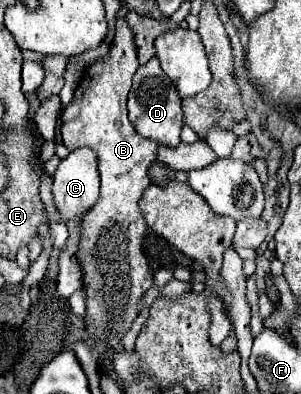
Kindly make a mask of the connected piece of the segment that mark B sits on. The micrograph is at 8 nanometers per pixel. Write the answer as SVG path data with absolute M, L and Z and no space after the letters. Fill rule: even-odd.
M118 17L116 37L110 45L108 55L86 69L72 103L66 105L62 113L64 145L68 149L94 149L102 179L100 197L82 219L82 237L76 253L82 267L86 291L84 343L92 349L98 363L102 361L104 349L108 347L108 335L120 331L122 337L126 331L130 331L134 319L138 317L138 305L144 293L154 287L154 271L142 251L142 241L148 227L138 209L138 201L144 189L150 185L148 167L156 159L160 145L146 137L140 137L128 121L126 97L136 69L138 57L132 31L128 29L128 21L124 17ZM90 327L100 331L100 335L88 333Z

